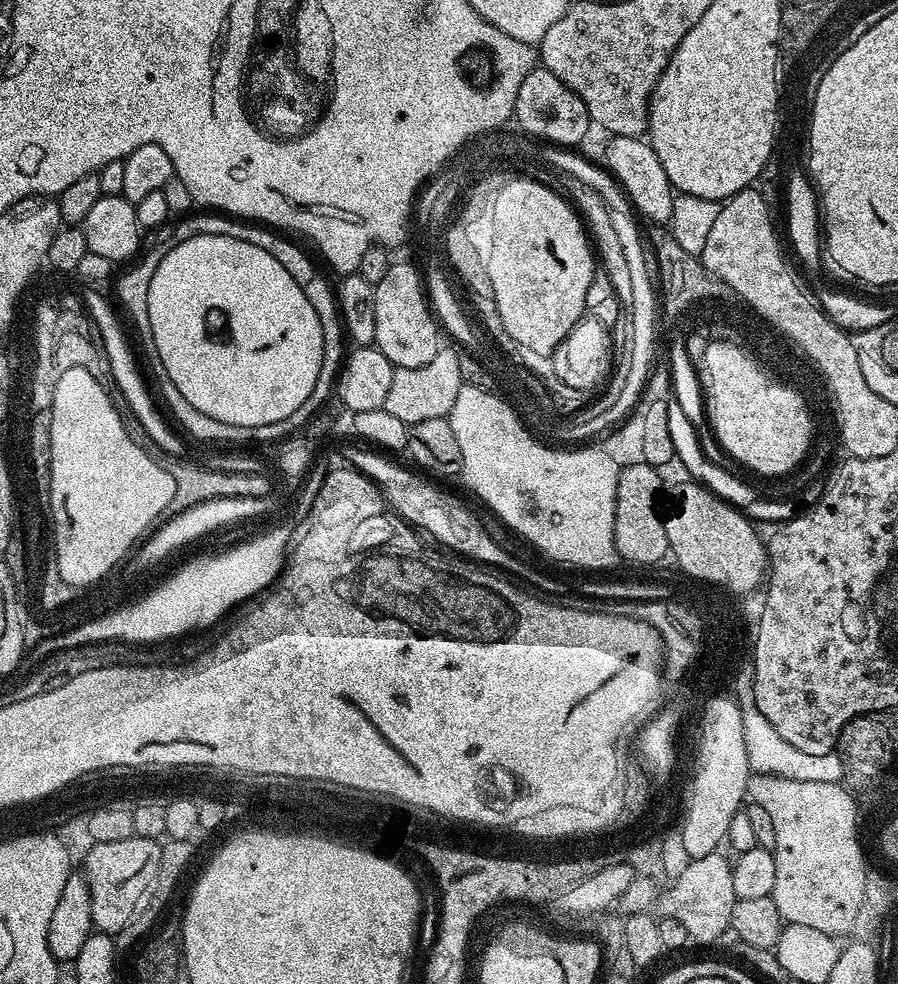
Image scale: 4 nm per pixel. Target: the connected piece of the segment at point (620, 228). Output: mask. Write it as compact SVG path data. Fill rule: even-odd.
M536 142L531 145L531 155L540 156L544 152L544 156L548 159L548 164L552 168L557 168L557 173L572 175L574 179L584 182L586 185L593 187L594 190L605 200L610 214L610 221L614 226L614 231L618 234L619 245L622 246L623 255L626 257L627 268L630 270L631 279L631 297L633 302L630 305L632 311L632 322L630 321L631 337L630 345L632 353L630 354L630 374L627 375L627 388L620 394L620 398L616 401L616 408L611 411L603 409L599 414L595 415L595 420L582 421L577 419L574 424L568 428L568 436L572 442L588 442L591 436L607 433L609 430L615 429L621 422L627 420L632 414L633 409L639 404L641 396L644 393L645 384L648 381L650 373L654 368L654 359L652 360L652 351L656 348L656 312L658 316L658 288L654 283L654 276L648 273L648 262L650 266L650 256L646 251L646 240L642 235L642 228L636 225L638 221L637 213L629 203L623 189L616 181L616 177L609 171L607 167L601 166L599 163L590 161L586 157L580 155L579 151L573 150L568 146L548 146L543 143Z

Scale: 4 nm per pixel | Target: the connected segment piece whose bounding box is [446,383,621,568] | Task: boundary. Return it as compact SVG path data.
M467 383L458 390L458 398L454 398L454 406L446 419L462 449L460 472L465 482L476 491L481 505L495 512L513 533L532 537L532 545L541 557L545 552L558 554L558 564L562 566L585 564L588 568L596 568L599 564L617 563L614 506L621 465L616 464L617 457L613 453L600 446L576 446L573 452L563 452L560 448L536 444L535 438L528 436L527 427L516 425L505 402Z

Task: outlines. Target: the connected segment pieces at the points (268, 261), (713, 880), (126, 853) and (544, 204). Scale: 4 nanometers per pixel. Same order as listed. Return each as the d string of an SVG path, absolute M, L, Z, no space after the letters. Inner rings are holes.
M200 214L200 224L204 224L204 228L188 228L186 218L179 222L184 225L184 228L180 227L178 223L175 225L180 232L220 232L220 236L228 236L228 240L220 240L220 236L204 236L204 240L188 240L188 244L180 244L180 248L174 249L172 256L168 256L168 260L164 260L164 264L160 264L160 269L156 272L156 280L151 282L148 281L148 276L152 276L152 268L156 268L156 260L148 260L141 255L137 264L133 263L131 265L133 268L120 280L120 300L124 303L125 310L132 315L131 323L133 325L144 324L144 328L152 327L152 332L156 332L156 349L160 352L160 356L164 356L164 365L171 370L172 381L180 384L180 393L195 408L204 408L205 414L221 416L224 422L232 424L273 424L295 416L296 411L306 401L313 399L324 357L322 322L318 322L318 314L314 314L314 306L310 306L310 301L306 298L306 294L302 294L300 285L313 277L313 271L317 265L292 241L295 239L264 226L253 226L251 223L241 222L239 219L229 218L224 214ZM232 236L244 236L245 241L248 240L248 236L252 236L253 244L247 242L237 244L236 240L232 240ZM144 288L150 288L150 316L144 316Z
M715 851L689 862L686 870L682 870L682 874L669 883L672 885L666 888L662 896L665 908L663 911L682 922L693 941L701 940L704 944L714 943L723 932L729 931L732 911L737 902L734 894L732 860L720 855L719 851Z
M133 834L122 842L93 843L84 856L82 875L90 890L92 927L100 934L115 934L129 922L134 905L149 881L158 873L160 840Z
M512 178L502 189L494 209L494 247L490 259L490 279L494 286L492 300L501 315L502 325L525 353L537 352L547 357L553 353L573 327L585 315L588 291L593 291L594 252L581 217L559 191L536 180Z

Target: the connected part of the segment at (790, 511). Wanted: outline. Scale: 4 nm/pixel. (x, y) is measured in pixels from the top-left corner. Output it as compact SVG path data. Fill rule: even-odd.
M676 399L668 400L667 414L669 415L669 433L673 439L675 459L684 466L685 470L691 475L693 481L703 484L710 489L720 500L724 500L733 508L744 512L747 518L755 523L774 522L778 524L787 522L796 514L796 509L790 502L784 500L770 500L768 498L758 498L757 492L744 481L740 480L731 469L722 468L708 460L707 456L701 450L701 444L698 440L698 428L688 420L680 404Z

